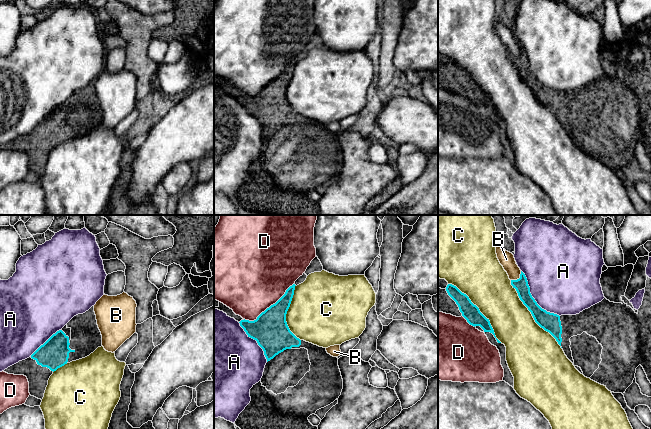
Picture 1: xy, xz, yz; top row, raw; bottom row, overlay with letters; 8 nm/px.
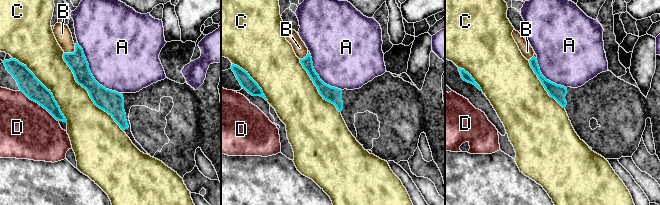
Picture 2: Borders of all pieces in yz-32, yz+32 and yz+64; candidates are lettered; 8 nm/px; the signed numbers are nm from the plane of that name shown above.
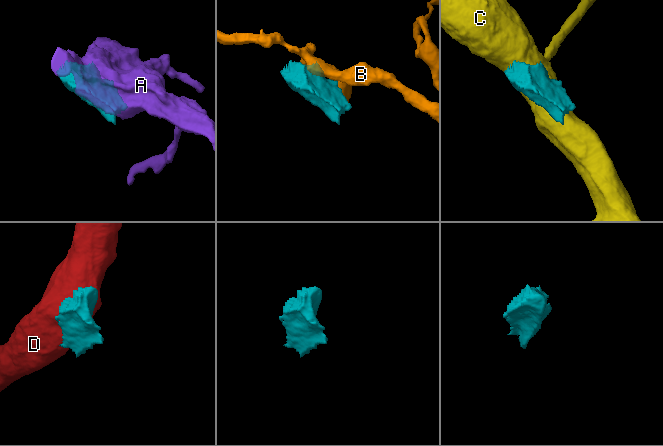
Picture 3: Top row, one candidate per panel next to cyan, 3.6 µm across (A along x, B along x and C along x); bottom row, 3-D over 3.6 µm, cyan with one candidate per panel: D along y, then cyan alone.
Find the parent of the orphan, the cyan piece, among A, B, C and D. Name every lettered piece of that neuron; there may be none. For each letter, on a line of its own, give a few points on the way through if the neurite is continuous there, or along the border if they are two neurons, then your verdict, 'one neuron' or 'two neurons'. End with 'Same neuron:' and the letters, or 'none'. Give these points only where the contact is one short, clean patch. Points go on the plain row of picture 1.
A: two neurons
B: two neurons
C: two neurons
D: two neurons
Same neuron: none

